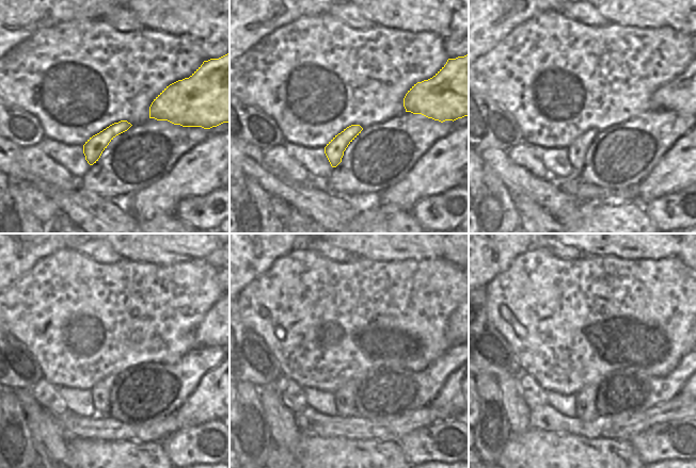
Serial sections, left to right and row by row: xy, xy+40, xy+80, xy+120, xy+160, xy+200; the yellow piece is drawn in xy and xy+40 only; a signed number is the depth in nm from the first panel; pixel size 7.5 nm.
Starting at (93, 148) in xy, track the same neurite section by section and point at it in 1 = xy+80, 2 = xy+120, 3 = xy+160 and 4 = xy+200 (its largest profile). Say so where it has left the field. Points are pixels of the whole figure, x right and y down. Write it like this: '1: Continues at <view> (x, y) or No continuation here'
1: Continues at xy+80 (576, 150)
2: Continues at xy+120 (98, 391)
3: Continues at xy+160 (339, 394)
4: Continues at xy+200 (580, 394).

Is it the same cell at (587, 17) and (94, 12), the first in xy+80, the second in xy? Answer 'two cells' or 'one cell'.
two cells

